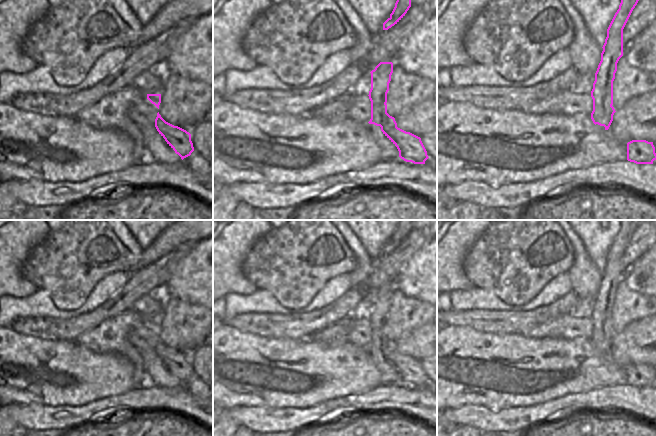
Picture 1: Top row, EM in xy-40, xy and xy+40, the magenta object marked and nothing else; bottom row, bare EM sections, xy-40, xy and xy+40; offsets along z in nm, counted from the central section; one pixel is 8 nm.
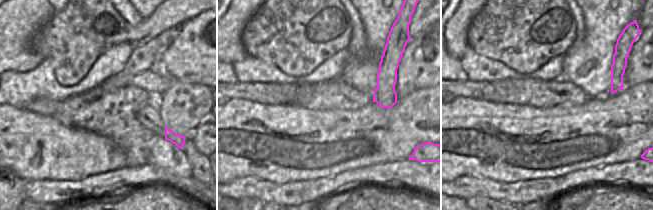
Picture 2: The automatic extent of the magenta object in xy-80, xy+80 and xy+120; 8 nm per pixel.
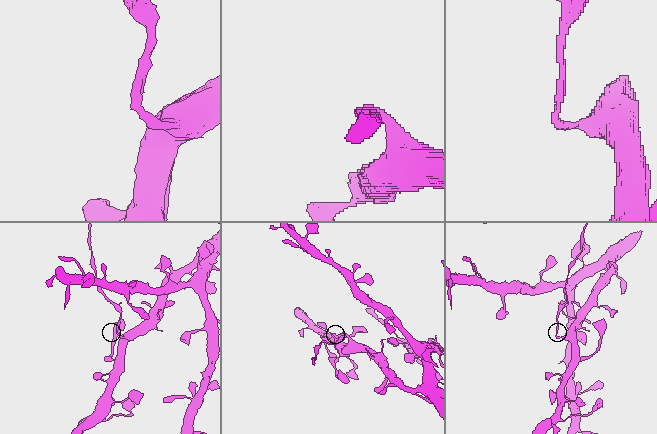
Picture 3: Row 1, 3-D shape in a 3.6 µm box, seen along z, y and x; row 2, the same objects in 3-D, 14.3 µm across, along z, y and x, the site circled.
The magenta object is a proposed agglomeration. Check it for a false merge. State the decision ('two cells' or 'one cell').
two cells

